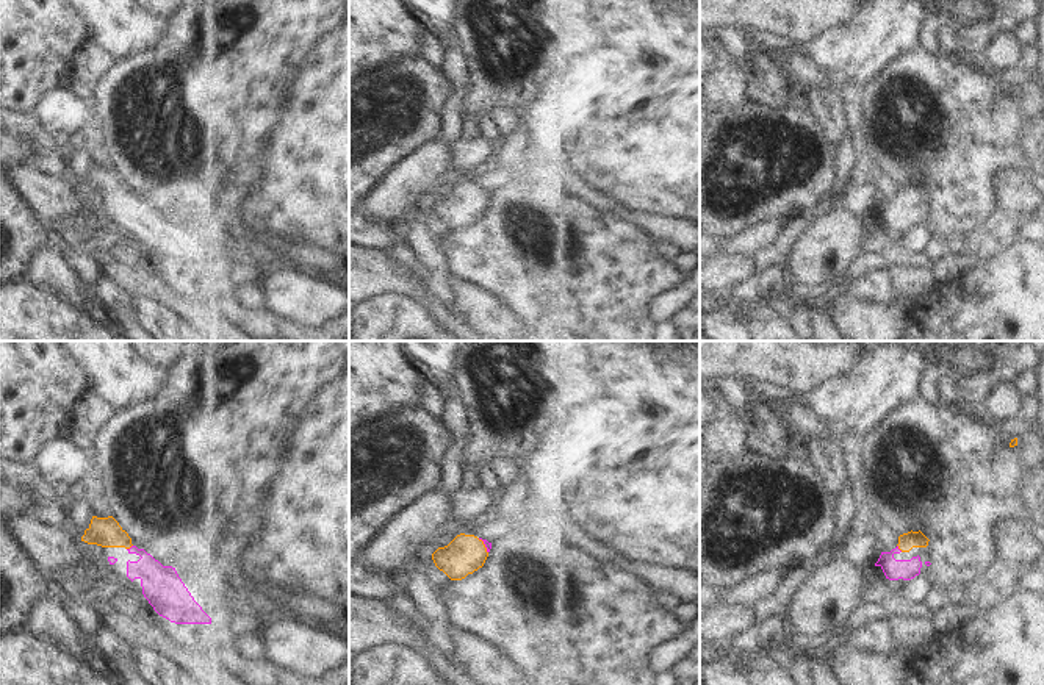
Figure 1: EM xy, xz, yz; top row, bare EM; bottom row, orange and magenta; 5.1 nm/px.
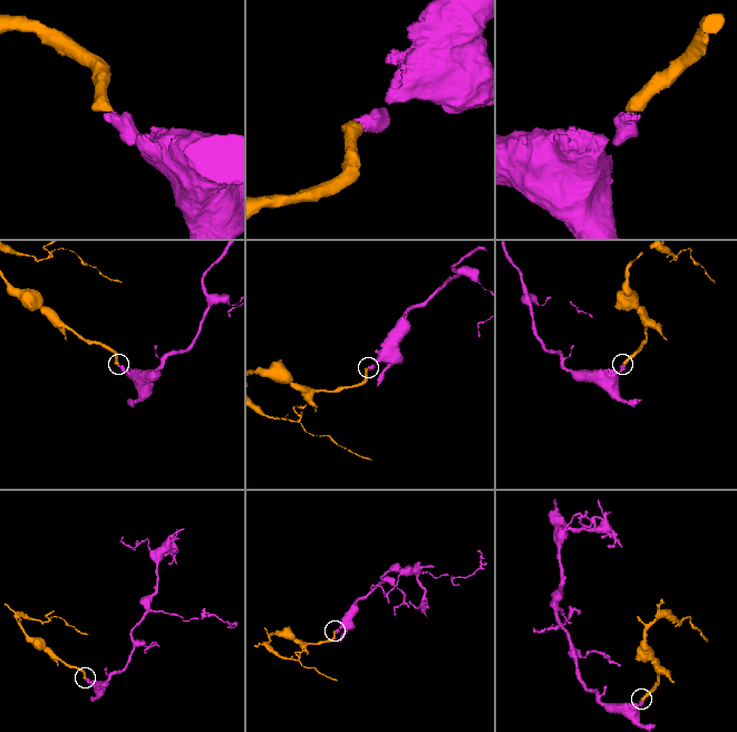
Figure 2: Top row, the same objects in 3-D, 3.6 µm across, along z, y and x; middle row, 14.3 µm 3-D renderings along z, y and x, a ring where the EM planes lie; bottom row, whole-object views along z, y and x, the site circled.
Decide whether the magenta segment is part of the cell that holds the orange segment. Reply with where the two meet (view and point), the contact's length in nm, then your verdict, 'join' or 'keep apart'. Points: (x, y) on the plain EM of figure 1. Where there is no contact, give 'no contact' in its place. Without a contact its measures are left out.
contact yz (899, 197); length 50 nm; join

